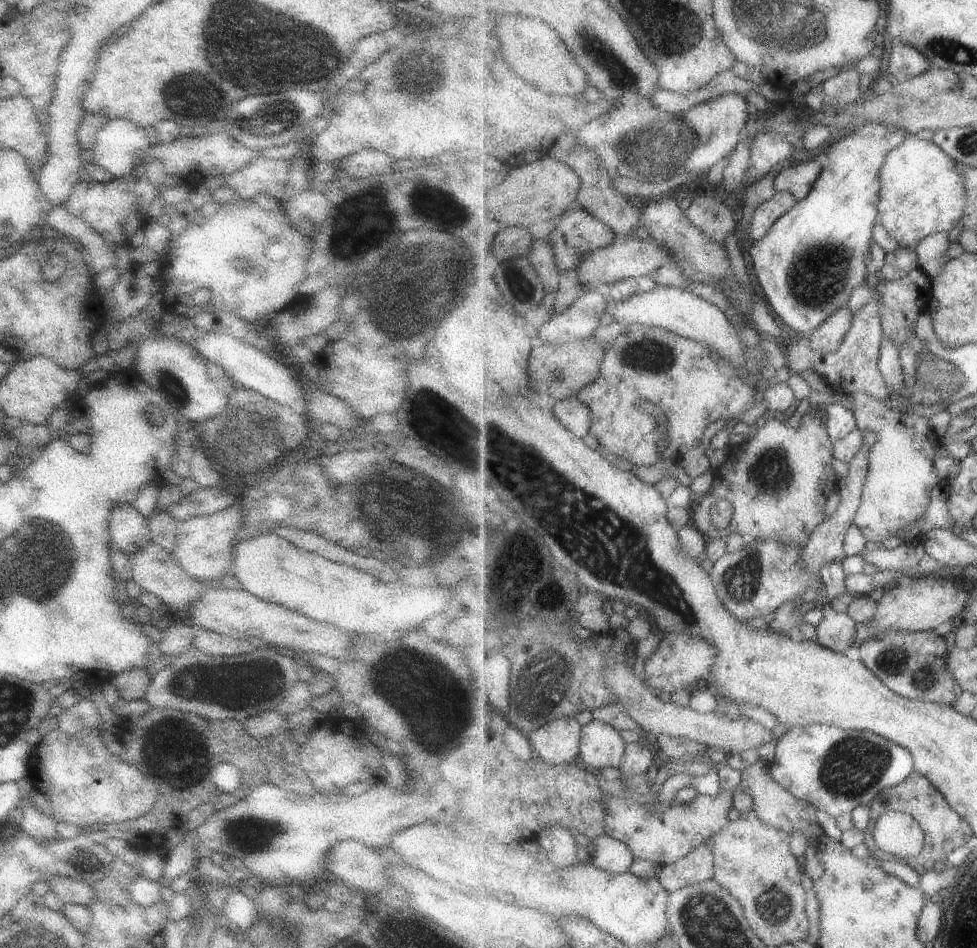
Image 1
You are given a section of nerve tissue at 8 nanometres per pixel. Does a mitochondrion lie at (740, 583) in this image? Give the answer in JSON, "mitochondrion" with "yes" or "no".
{"mitochondrion":"yes"}

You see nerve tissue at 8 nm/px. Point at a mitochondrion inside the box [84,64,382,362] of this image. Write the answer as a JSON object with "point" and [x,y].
{"point":[268,115]}

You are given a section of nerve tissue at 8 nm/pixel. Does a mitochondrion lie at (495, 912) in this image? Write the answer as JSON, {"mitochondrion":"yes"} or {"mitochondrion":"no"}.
{"mitochondrion":"no"}

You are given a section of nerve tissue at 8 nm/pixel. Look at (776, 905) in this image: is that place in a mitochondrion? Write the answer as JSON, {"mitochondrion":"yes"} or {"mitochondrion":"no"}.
{"mitochondrion":"yes"}

